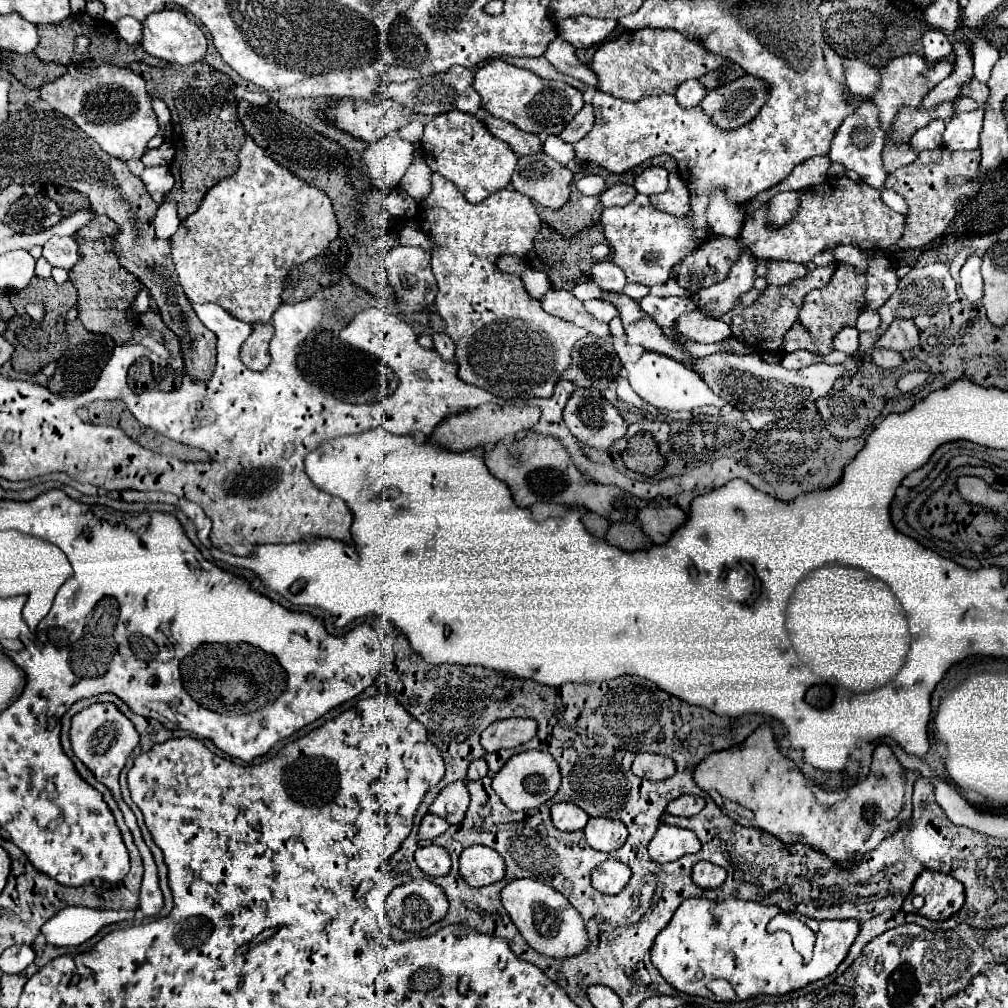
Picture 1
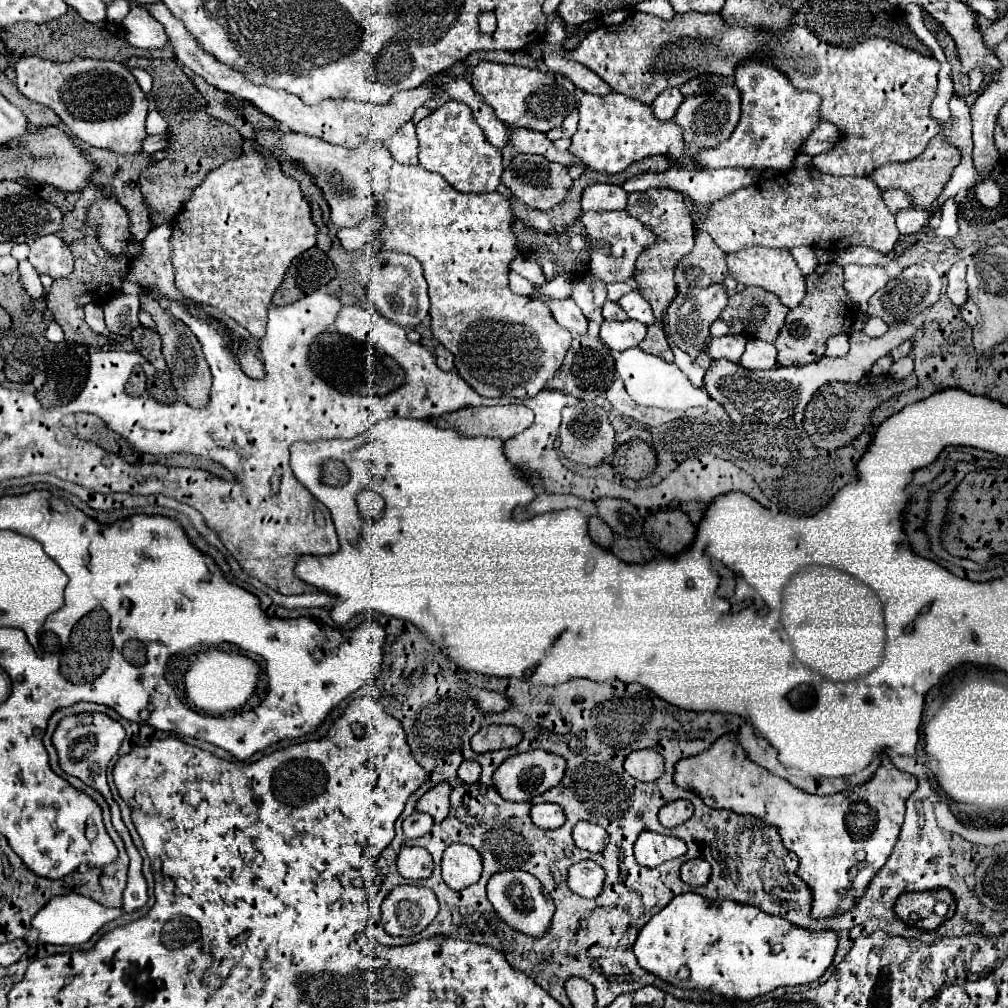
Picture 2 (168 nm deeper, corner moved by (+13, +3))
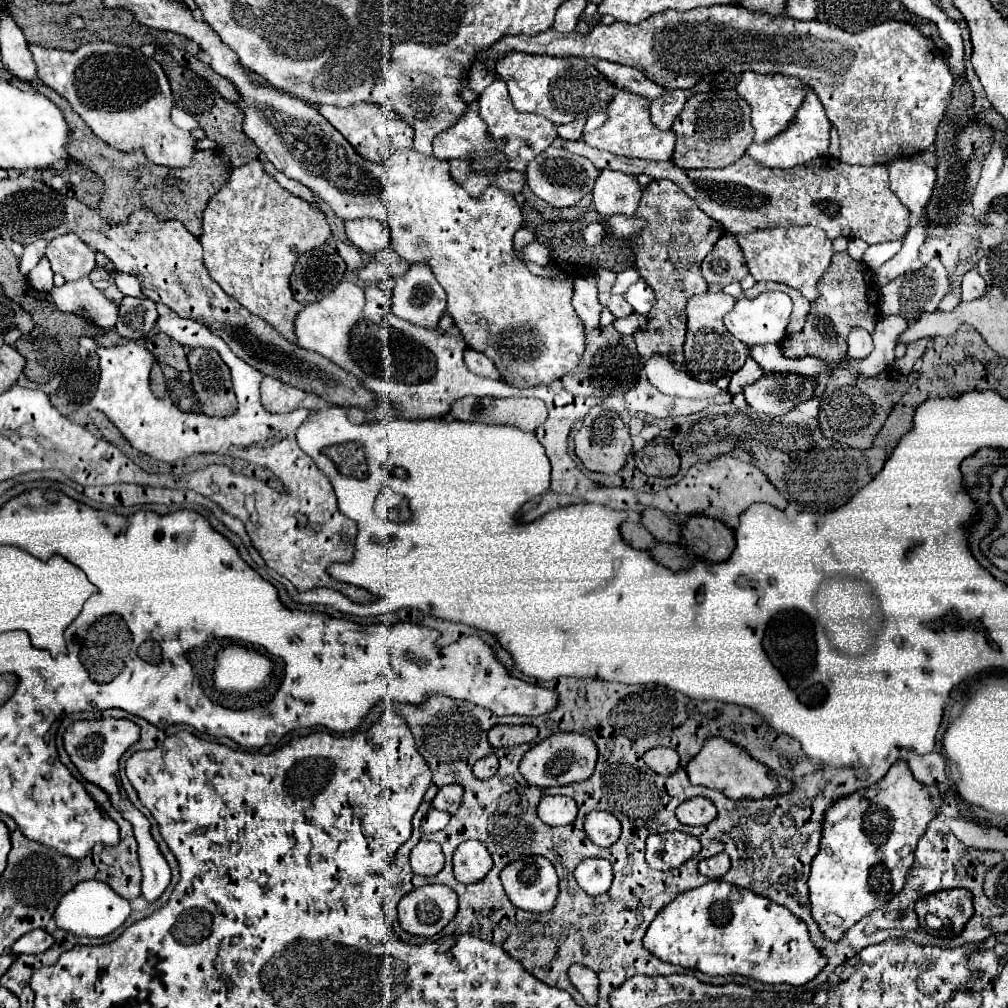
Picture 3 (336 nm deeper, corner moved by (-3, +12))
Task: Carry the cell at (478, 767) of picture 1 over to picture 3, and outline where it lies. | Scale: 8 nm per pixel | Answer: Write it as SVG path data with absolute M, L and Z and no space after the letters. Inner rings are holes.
M486 755L486 757L482 757L482 759L478 759L476 763L474 763L474 775L478 777L478 779L488 779L488 777L492 777L494 773L498 771L498 759L496 759L496 755Z

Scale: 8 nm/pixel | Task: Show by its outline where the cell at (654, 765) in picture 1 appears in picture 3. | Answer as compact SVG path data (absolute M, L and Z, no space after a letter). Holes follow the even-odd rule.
M654 747L654 749L644 753L644 761L652 771L656 771L660 775L670 775L670 773L674 773L678 769L680 757L678 757L678 753L674 749Z

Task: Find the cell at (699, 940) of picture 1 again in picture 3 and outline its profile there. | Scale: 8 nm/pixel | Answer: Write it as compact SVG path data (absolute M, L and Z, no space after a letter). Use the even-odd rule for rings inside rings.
M708 881L702 887L680 893L678 899L668 903L656 915L642 941L652 955L666 963L698 969L706 975L742 975L770 985L774 983L804 985L812 981L826 967L828 961L824 959L824 955L820 955L820 949L814 947L806 923L792 915L784 905L764 899L748 889L728 885L724 881Z

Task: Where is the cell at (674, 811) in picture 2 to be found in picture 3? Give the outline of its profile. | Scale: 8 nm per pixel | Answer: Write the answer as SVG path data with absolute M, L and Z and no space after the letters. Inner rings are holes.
M696 797L680 803L676 809L676 817L684 825L706 825L716 817L716 807L710 799Z

